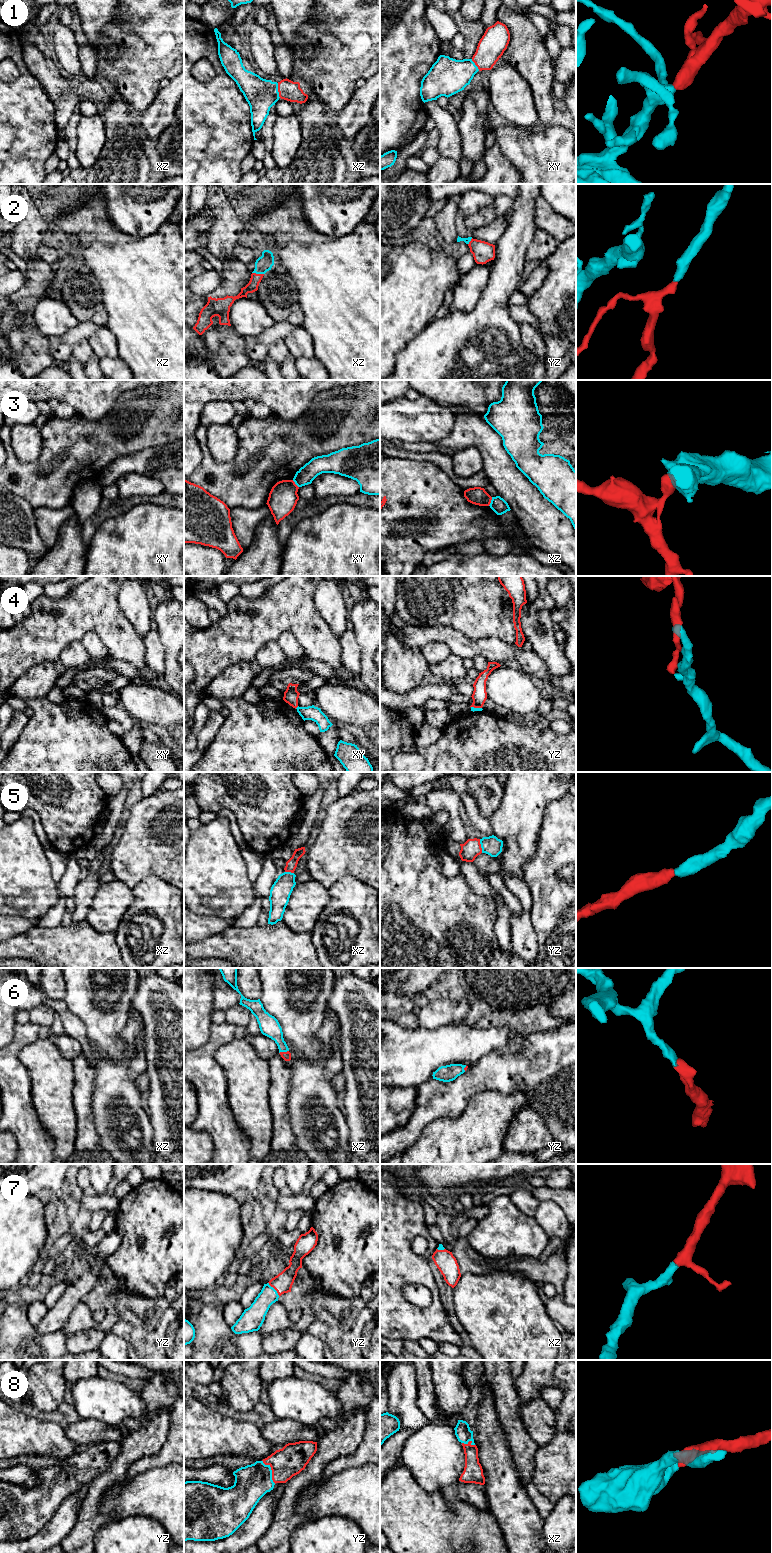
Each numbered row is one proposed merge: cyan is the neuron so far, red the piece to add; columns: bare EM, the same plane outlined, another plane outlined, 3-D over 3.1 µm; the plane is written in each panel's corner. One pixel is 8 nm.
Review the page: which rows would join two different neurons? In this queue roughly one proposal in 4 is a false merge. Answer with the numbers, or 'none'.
3, 4

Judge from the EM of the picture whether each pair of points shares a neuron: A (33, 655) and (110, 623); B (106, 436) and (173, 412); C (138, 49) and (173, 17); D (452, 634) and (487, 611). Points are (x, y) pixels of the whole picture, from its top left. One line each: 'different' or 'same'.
A: same
B: same
C: same
D: different

